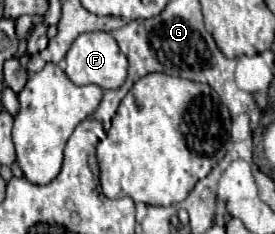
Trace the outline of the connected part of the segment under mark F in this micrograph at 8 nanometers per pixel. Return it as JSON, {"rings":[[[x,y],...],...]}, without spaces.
{"rings":[[[86,32],[80,34],[68,54],[66,54],[66,74],[68,78],[82,86],[82,84],[98,84],[104,90],[116,90],[124,84],[126,80],[126,70],[128,70],[128,60],[118,48],[118,42],[108,34],[108,32]]]}

